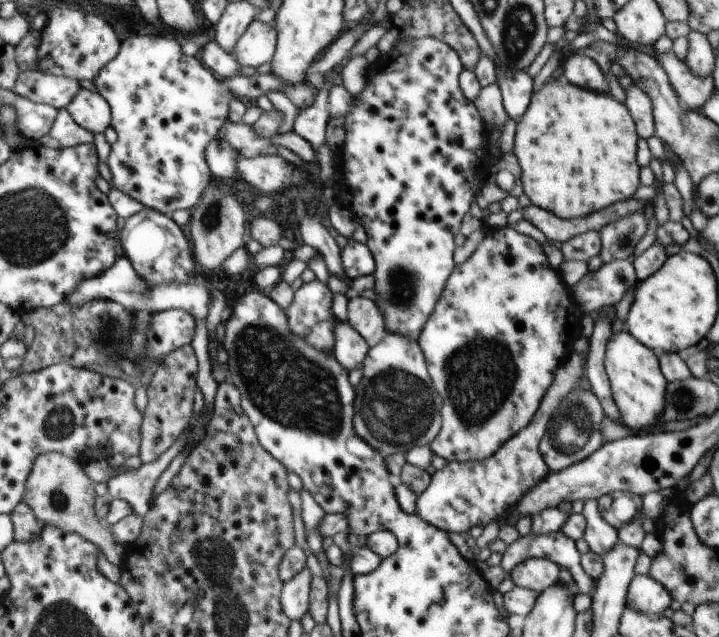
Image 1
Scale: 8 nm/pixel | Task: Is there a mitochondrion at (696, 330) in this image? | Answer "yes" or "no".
no

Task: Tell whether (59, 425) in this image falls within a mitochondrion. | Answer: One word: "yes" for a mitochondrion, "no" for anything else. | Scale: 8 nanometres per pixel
yes

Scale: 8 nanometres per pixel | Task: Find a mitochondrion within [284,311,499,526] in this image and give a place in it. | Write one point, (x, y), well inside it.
(398, 409)

